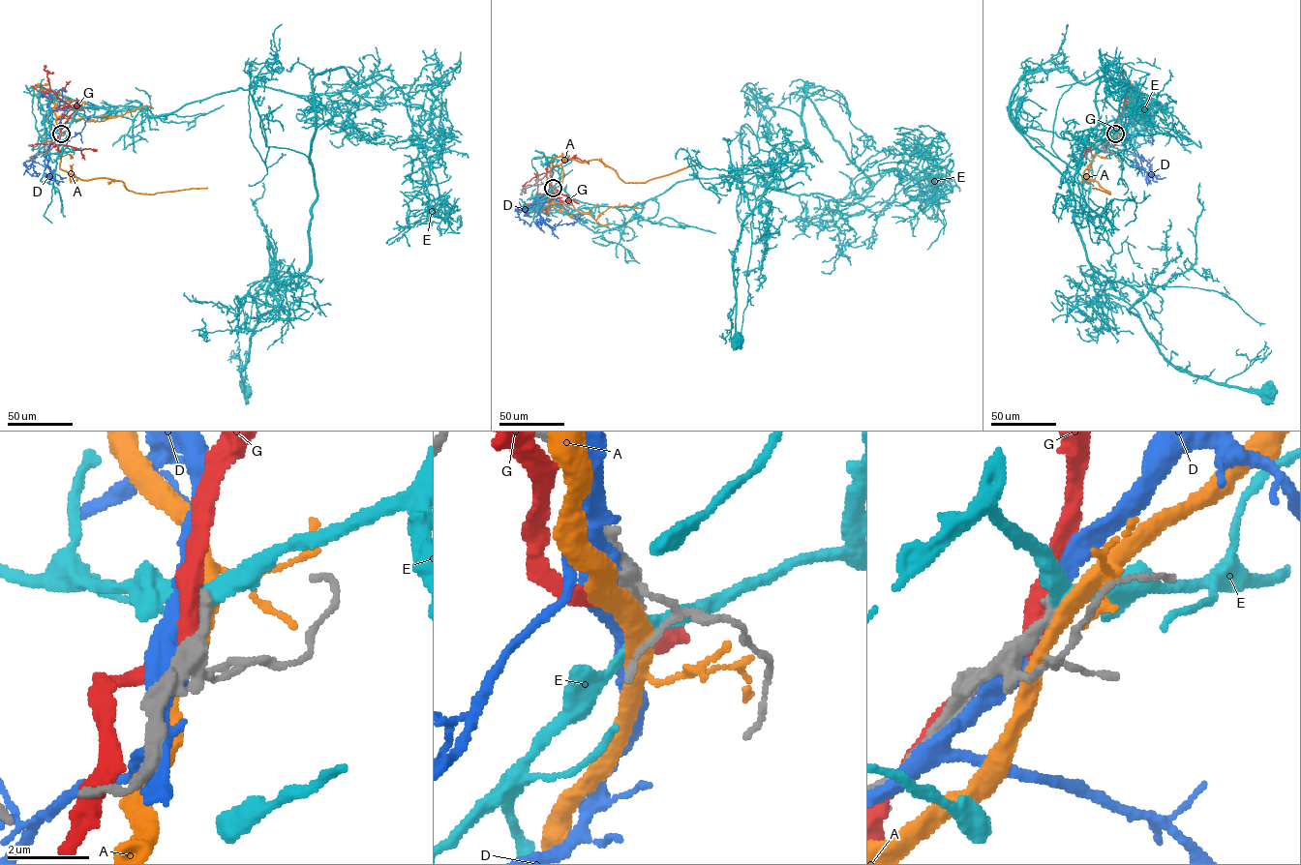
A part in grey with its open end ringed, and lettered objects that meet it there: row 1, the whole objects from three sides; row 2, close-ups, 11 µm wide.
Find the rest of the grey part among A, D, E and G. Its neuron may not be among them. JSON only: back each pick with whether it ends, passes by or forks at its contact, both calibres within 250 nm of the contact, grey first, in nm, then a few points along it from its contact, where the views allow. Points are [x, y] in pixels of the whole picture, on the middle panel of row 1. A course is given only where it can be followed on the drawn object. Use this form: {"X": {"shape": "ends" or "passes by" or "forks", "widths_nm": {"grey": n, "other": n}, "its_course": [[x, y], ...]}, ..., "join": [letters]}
{"E": {"shape": "passes by", "widths_nm": {"grey": 280, "other": 300}, "its_course": [[553, 188], [631, 206], [735, 177], [853, 204], [872, 182], [806, 81], [801, 164], [743, 193], [739, 340]]}, "join": ["E"]}

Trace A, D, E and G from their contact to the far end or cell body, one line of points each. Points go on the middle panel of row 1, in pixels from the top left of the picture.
A: (553, 188), (551, 160), (560, 156), (582, 162), (598, 160), (625, 182), (646, 182), (699, 164)
D: (552, 188), (552, 197), (574, 216), (580, 215), (575, 223), (556, 226), (556, 223)
E: (553, 188), (631, 206), (735, 177), (853, 204), (872, 182), (806, 81), (801, 164), (743, 193), (739, 340)
G: (552, 187), (569, 196), (568, 199), (552, 203), (537, 195)

